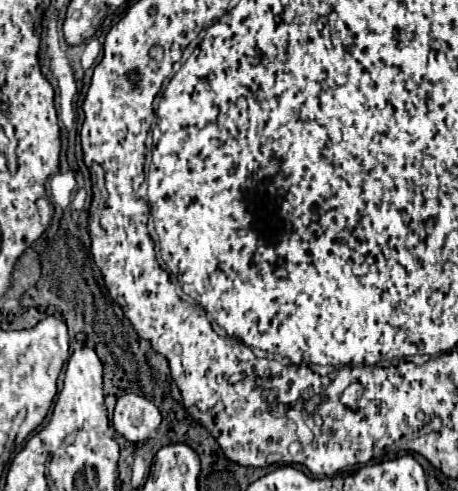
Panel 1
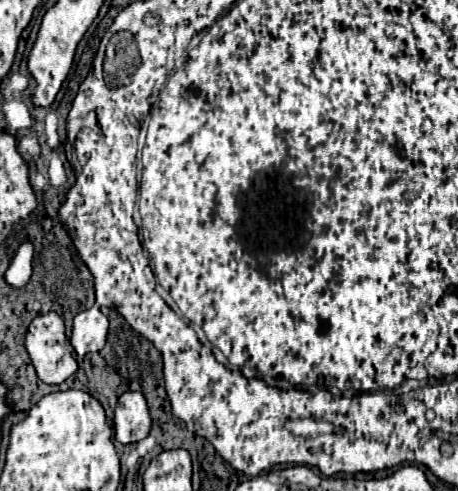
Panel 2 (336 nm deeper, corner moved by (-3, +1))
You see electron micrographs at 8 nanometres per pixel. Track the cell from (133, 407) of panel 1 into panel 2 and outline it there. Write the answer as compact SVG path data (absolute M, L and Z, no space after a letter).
M125 392L119 396L115 418L115 440L121 444L131 444L143 440L151 430L151 416L141 392Z

